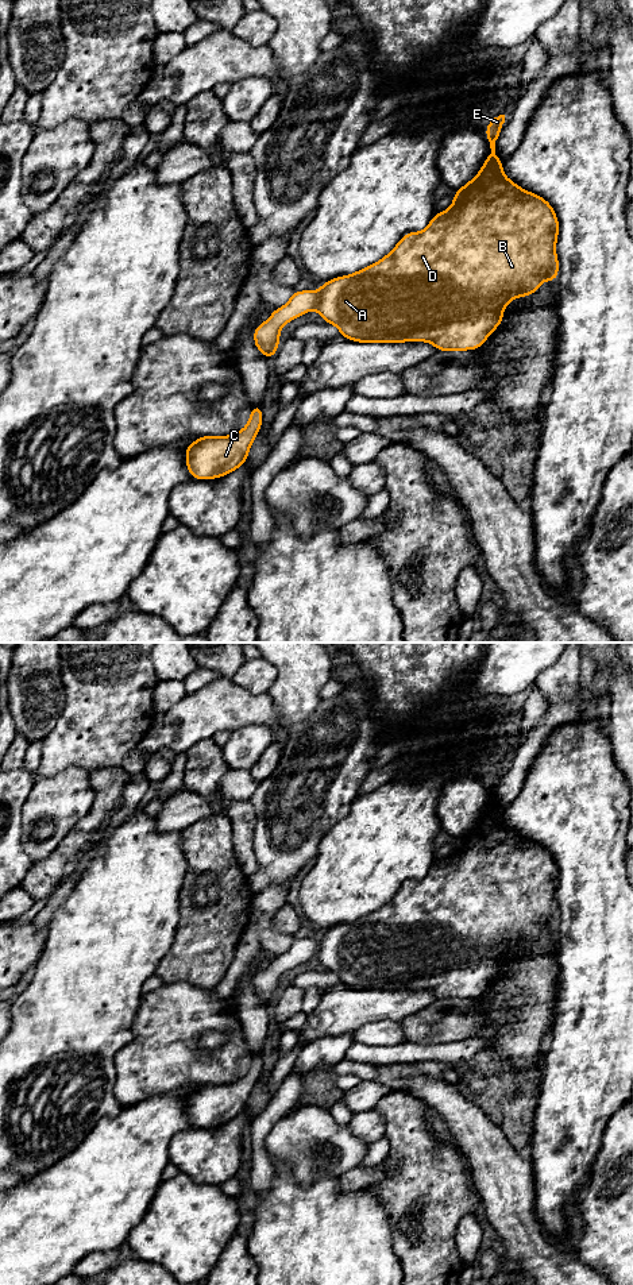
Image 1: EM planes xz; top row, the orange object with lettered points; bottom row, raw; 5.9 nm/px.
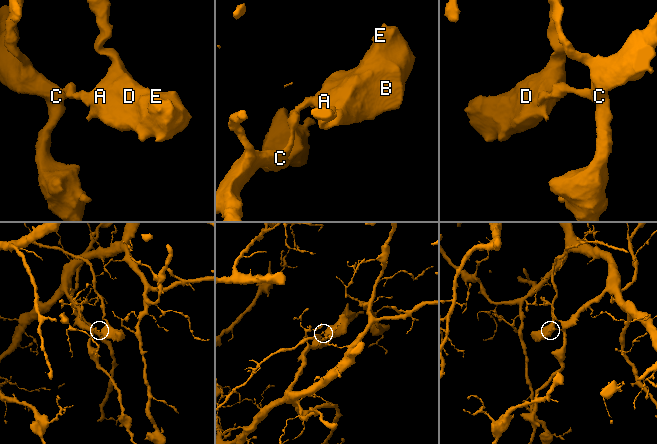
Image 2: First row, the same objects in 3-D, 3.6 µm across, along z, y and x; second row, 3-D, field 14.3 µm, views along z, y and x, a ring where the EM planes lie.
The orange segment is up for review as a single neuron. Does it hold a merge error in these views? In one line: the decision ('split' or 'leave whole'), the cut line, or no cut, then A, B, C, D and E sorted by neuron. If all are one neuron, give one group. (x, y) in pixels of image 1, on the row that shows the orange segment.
split | xz (319, 292), (319, 300), (315, 307) | A B D E / C

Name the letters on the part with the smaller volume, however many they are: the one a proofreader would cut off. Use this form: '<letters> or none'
A, B, D, E

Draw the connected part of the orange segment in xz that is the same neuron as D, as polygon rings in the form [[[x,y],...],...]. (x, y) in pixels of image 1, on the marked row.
[[[505,115],[487,123],[485,135],[491,153],[480,171],[456,190],[447,211],[436,213],[424,231],[405,234],[379,262],[320,286],[316,309],[325,323],[339,328],[341,337],[358,343],[429,341],[437,351],[476,351],[501,325],[503,308],[512,300],[536,293],[544,279],[556,282],[559,220],[547,200],[517,186],[502,173],[495,142],[503,123]]]

